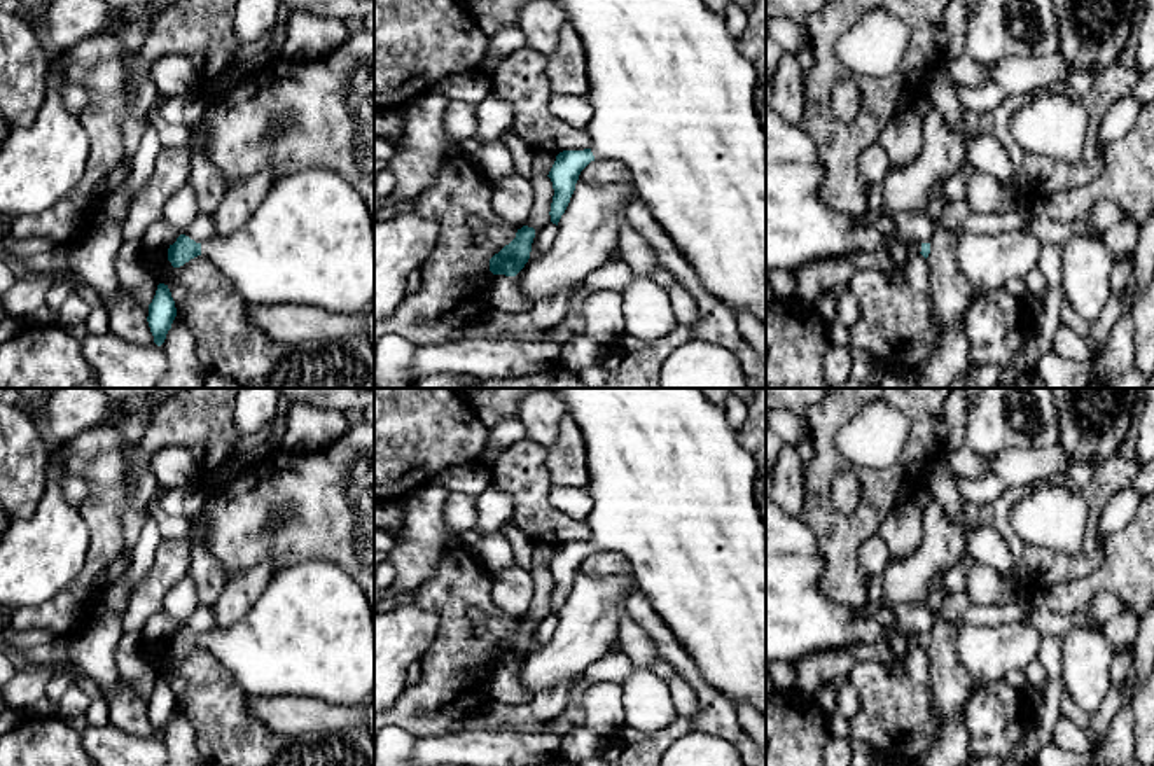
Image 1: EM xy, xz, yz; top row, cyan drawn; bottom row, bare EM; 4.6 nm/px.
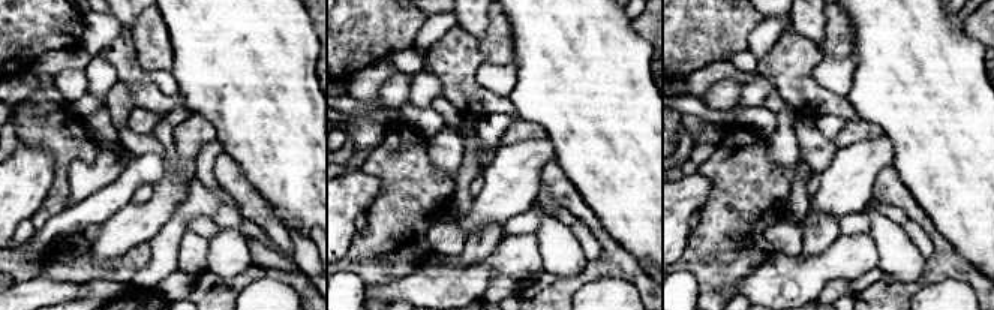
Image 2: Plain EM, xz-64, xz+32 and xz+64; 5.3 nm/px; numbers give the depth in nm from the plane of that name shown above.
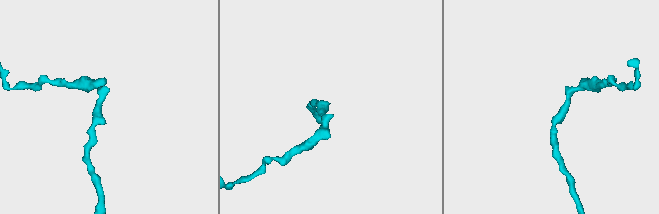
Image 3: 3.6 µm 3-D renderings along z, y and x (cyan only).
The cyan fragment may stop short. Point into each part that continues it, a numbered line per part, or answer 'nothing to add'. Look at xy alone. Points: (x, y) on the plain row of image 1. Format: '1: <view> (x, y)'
1: xy (310, 633)

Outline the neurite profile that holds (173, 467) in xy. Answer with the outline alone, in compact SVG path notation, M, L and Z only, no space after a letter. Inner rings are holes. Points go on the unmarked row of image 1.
M168 446L150 458L150 469L164 488L203 488L205 476L198 472L198 463L184 446Z

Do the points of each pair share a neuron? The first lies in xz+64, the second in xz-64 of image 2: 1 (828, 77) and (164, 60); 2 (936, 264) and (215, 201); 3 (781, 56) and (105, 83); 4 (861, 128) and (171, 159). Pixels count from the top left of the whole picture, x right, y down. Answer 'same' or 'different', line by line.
1: different
2: different
3: different
4: different

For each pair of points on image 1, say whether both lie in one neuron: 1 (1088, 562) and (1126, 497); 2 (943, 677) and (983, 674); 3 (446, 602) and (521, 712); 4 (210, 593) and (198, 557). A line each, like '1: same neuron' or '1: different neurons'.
1: different neurons
2: different neurons
3: different neurons
4: same neuron

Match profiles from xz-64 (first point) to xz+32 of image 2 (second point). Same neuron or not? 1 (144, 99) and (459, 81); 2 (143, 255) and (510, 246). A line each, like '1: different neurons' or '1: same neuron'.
1: same neuron
2: different neurons

